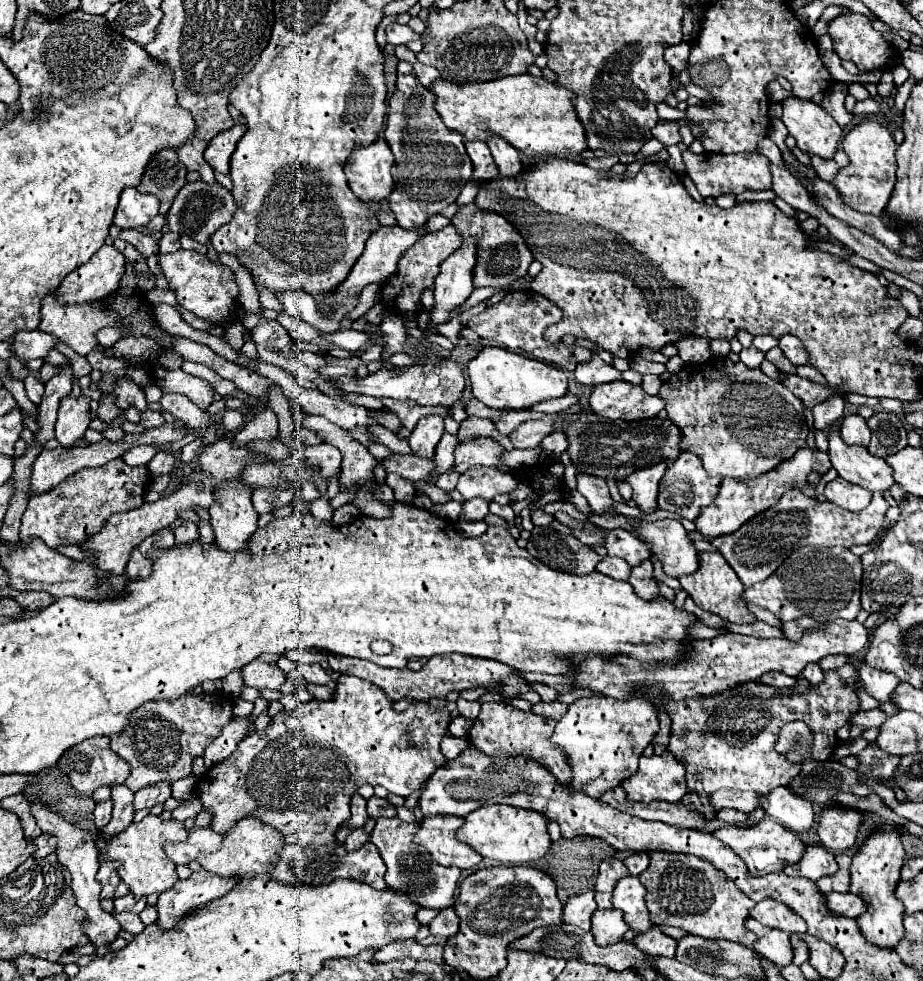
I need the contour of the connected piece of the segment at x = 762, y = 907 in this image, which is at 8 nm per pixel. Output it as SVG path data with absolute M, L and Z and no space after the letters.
M775 900L757 902L755 908L751 910L751 918L755 918L765 926L771 926L789 934L803 934L807 930L807 924L797 914L791 914L791 910L783 906L783 902L775 902Z

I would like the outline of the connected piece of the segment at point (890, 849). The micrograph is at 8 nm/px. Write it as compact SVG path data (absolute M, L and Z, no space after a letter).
M893 826L879 828L865 844L859 846L859 852L851 864L851 892L861 896L869 910L857 918L859 928L867 942L877 942L877 946L893 946L903 936L903 902L895 896L895 888L901 880L901 866L905 860L905 850L899 840L899 832Z

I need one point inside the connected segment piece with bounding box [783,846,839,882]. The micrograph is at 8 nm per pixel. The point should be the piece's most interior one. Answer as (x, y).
(817, 863)

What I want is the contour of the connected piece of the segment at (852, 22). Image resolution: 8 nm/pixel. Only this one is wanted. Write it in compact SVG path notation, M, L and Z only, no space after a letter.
M841 14L833 18L827 26L827 34L833 40L833 48L839 54L841 60L851 60L857 64L859 72L871 72L871 70L885 70L891 66L891 60L895 56L895 48L871 26L871 18L865 14Z

